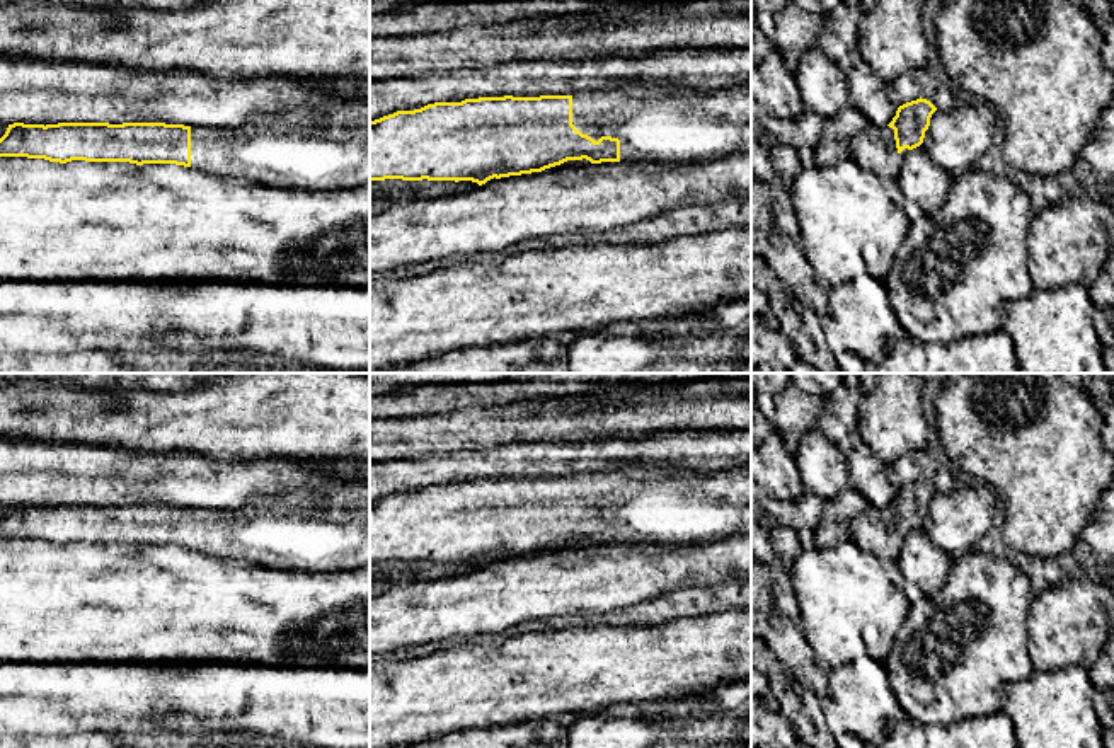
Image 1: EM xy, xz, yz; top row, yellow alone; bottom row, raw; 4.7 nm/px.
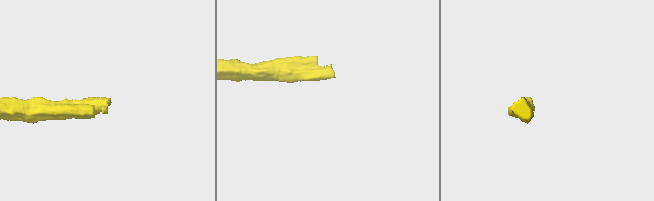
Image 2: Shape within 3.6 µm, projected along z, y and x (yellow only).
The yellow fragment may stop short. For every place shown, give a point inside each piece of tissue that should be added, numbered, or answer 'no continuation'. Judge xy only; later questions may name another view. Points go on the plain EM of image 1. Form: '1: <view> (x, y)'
1: xy (293, 532)

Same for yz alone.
1: yz (874, 530)

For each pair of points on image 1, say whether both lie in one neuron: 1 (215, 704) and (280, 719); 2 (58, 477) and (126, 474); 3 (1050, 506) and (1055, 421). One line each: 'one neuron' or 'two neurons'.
1: one neuron
2: one neuron
3: one neuron

